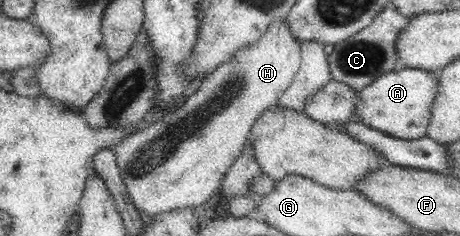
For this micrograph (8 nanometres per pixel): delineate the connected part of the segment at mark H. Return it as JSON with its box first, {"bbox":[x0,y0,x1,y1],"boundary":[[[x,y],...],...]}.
{"bbox":[113,19,301,218],"boundary":[[[286,19],[273,21],[253,47],[216,67],[181,109],[121,139],[113,147],[116,166],[137,213],[153,218],[181,207],[201,207],[218,193],[255,121],[289,89],[301,60],[300,44],[289,35]]]}

